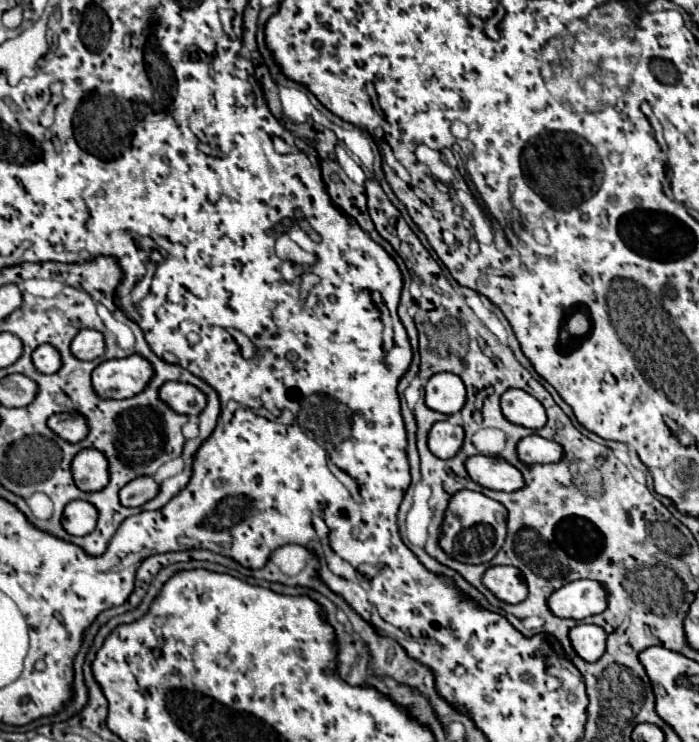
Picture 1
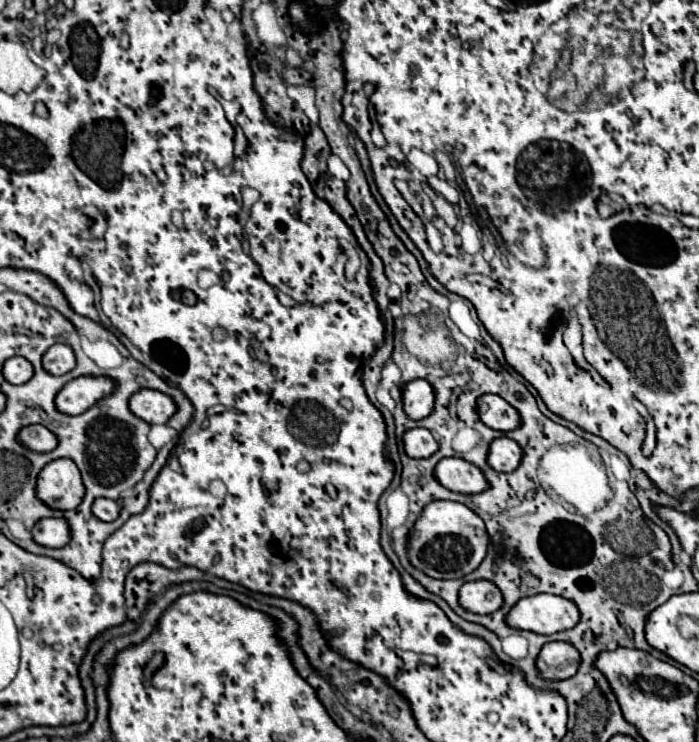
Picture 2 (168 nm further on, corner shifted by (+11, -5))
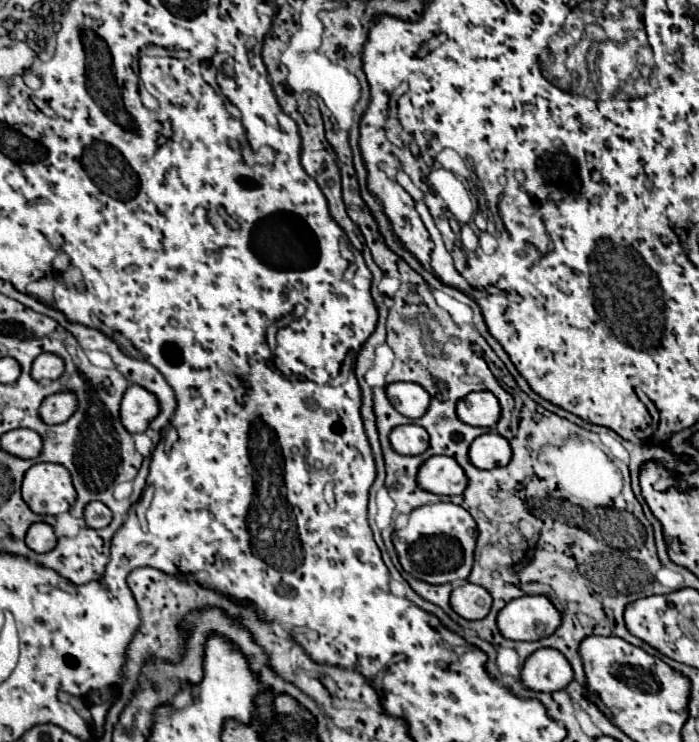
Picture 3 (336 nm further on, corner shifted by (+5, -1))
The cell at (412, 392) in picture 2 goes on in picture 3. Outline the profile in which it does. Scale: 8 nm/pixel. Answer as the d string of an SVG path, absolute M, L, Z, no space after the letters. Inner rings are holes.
M413 382L387 384L385 394L393 408L411 420L421 418L429 408L429 394L419 384Z

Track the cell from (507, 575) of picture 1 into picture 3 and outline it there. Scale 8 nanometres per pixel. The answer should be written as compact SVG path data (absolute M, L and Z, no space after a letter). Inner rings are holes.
M471 582L457 586L449 600L451 608L465 620L481 620L483 616L487 616L491 602L491 594L485 588Z

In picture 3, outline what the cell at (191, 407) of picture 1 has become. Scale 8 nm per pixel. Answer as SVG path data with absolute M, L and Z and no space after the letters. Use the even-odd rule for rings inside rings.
M129 386L123 394L119 420L131 434L145 432L149 422L159 414L159 404L151 392L141 386Z

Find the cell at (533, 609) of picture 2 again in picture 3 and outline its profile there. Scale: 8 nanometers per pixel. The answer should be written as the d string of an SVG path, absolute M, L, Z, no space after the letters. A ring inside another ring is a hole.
M545 596L511 600L497 616L497 628L507 640L539 640L551 636L559 624L561 614Z

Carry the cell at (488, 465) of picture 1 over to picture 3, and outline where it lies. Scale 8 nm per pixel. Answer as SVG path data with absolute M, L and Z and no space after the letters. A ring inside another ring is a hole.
M431 456L419 468L419 488L437 496L455 496L467 488L467 476L449 456Z

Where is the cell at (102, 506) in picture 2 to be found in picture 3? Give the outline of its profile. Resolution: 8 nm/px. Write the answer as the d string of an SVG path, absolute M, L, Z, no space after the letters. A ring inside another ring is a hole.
M91 502L85 508L83 520L89 528L105 528L111 522L111 510L103 502Z

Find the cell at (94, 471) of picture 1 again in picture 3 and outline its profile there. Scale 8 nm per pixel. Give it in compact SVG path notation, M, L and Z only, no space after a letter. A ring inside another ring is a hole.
M35 464L23 476L21 488L23 502L35 514L63 514L69 512L75 502L75 488L71 484L69 472L61 464Z

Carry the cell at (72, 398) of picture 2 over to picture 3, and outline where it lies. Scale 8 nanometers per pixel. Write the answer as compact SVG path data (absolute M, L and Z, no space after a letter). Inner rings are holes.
M59 392L55 396L47 396L39 406L39 416L45 424L61 424L65 422L77 408L77 398L73 392Z

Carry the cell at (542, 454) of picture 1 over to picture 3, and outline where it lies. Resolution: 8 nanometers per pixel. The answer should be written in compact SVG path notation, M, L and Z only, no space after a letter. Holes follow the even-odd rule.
M487 432L473 440L469 448L469 460L475 468L483 470L505 466L511 460L511 446L503 436Z

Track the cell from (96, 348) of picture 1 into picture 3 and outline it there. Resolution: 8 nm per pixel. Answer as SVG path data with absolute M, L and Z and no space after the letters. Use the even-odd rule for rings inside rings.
M41 354L33 360L33 366L31 366L31 378L35 382L41 382L41 380L57 380L61 374L63 374L63 360L55 354Z

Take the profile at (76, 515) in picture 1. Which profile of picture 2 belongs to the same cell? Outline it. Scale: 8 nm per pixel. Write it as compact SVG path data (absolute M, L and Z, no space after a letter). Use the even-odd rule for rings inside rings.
M43 518L33 526L33 540L47 548L63 548L71 540L69 522L65 518Z

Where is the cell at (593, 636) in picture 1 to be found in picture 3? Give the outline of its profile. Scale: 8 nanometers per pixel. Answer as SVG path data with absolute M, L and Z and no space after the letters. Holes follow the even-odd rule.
M541 648L525 660L519 678L529 690L555 692L563 690L573 680L573 670L559 650Z

